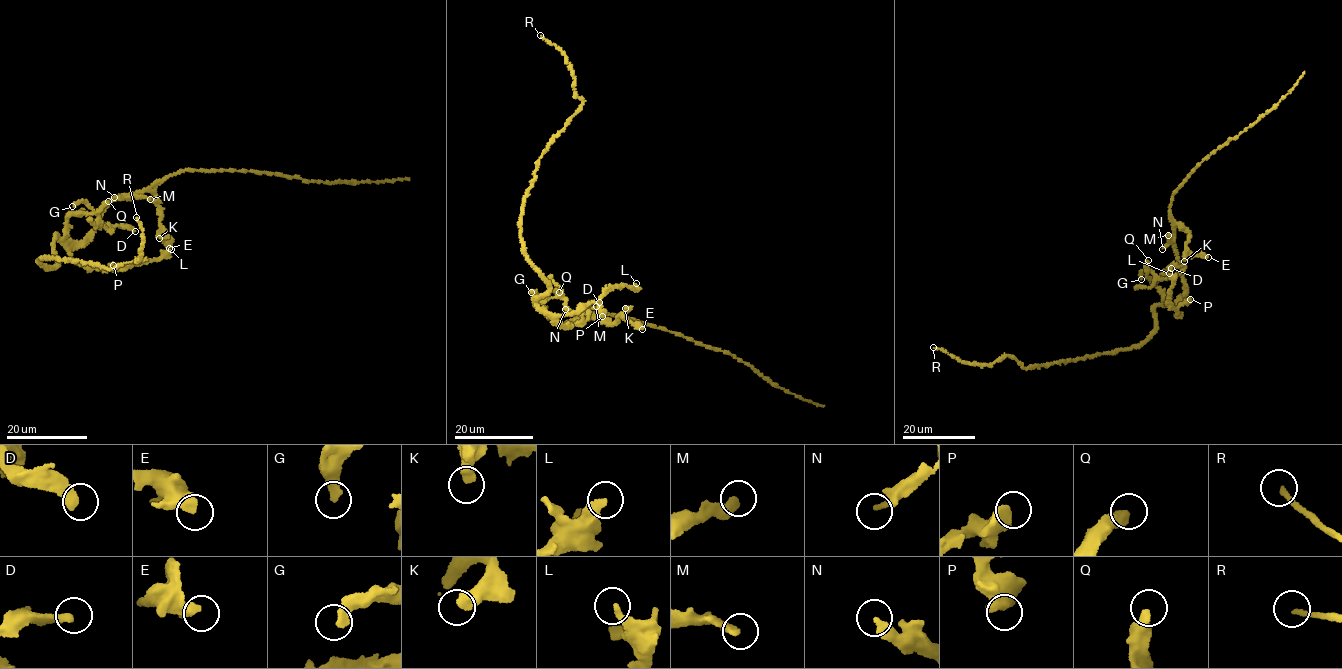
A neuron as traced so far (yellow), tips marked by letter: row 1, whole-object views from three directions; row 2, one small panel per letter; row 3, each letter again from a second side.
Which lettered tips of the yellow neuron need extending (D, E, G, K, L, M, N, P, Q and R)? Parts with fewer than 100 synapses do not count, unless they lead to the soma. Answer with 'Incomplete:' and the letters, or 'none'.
Incomplete: none

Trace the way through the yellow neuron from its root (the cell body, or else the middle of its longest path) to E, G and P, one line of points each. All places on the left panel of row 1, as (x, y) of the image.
E: (84, 240), (112, 201), (146, 190), (152, 191), (161, 216), (159, 230), (169, 248)
G: (84, 240), (100, 226), (106, 225), (111, 230), (99, 226), (97, 215), (86, 202), (79, 201), (72, 206)
P: (84, 240), (69, 250), (76, 262), (101, 270), (113, 265)

